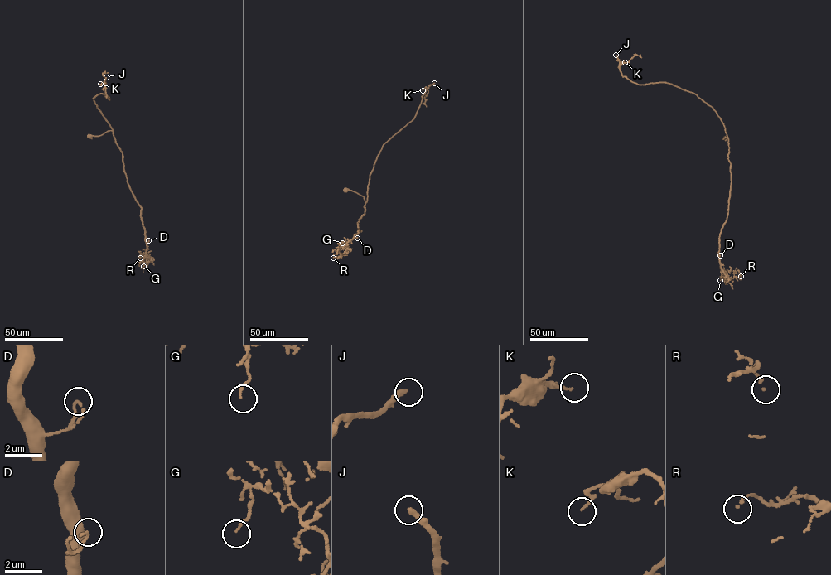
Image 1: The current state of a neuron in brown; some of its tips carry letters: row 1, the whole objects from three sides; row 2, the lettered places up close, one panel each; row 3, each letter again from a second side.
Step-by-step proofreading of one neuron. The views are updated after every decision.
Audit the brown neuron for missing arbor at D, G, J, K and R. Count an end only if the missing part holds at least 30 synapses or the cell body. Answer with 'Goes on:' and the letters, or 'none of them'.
Goes on: J, K

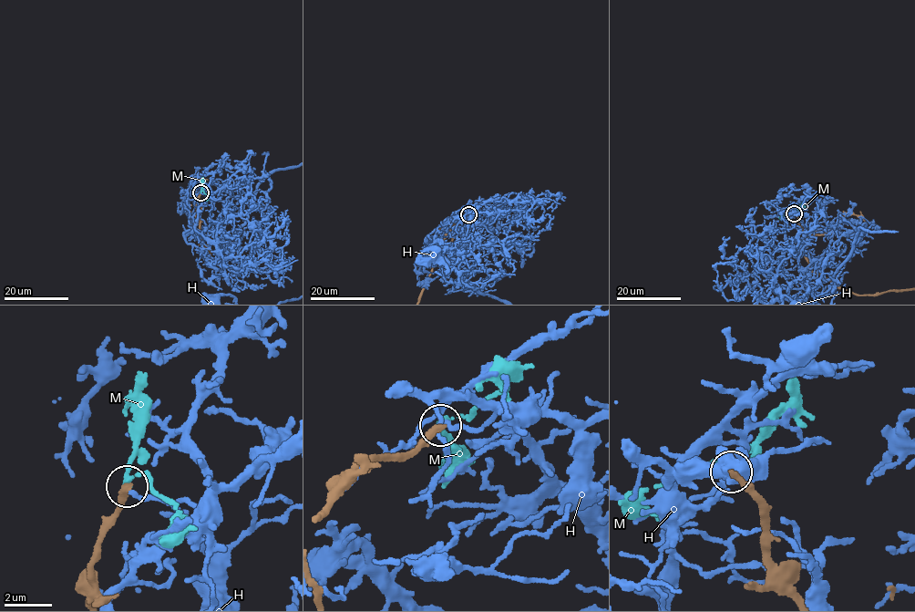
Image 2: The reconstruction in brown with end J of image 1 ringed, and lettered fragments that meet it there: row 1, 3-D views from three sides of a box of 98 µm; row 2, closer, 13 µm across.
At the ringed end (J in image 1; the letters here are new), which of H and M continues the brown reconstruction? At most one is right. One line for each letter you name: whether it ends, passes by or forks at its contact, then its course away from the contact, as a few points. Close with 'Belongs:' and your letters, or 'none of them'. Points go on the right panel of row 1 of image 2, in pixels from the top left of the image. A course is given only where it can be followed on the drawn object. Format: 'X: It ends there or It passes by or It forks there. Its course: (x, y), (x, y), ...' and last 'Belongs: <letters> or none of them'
M: It passes by
Belongs: M

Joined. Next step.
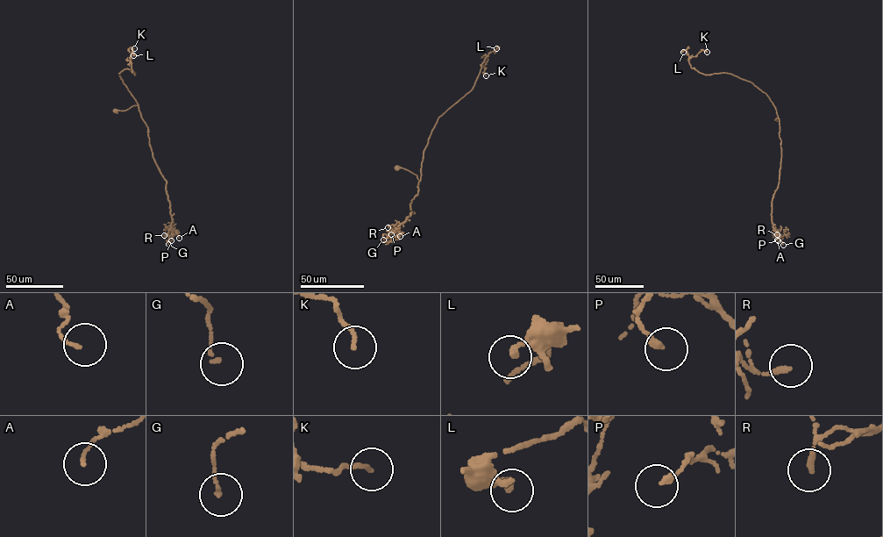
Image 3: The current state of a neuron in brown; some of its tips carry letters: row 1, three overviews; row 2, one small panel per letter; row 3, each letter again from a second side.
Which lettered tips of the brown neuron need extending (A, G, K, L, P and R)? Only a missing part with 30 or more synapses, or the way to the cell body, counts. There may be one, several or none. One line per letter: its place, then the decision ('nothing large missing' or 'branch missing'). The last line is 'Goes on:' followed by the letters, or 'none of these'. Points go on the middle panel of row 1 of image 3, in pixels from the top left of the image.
A: (400, 236) | nothing large missing
G: (383, 239) | nothing large missing
K: (486, 75) | nothing large missing
L: (496, 48) | nothing large missing
P: (391, 234) | nothing large missing
R: (388, 227) | nothing large missing
Goes on: none of these

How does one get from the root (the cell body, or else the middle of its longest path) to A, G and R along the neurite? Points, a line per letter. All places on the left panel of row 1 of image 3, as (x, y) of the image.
A: (115, 110), (138, 106), (147, 127), (153, 156), (166, 182), (171, 229), (179, 238)
G: (115, 110), (137, 105), (147, 127), (153, 156), (166, 182), (172, 220), (168, 244)
R: (115, 110), (137, 105), (147, 127), (153, 156), (166, 182), (169, 201), (171, 226), (164, 235)

